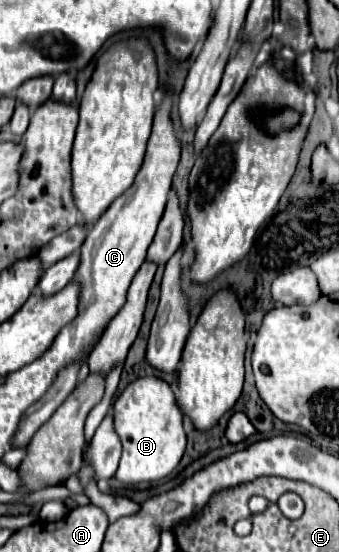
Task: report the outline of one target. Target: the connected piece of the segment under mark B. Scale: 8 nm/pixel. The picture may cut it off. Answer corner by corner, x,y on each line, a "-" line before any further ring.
142,377
130,383
114,403
114,431
122,441
122,459
116,471
120,483
154,483
168,477
180,463
186,449
186,429
176,409
168,383
156,377

